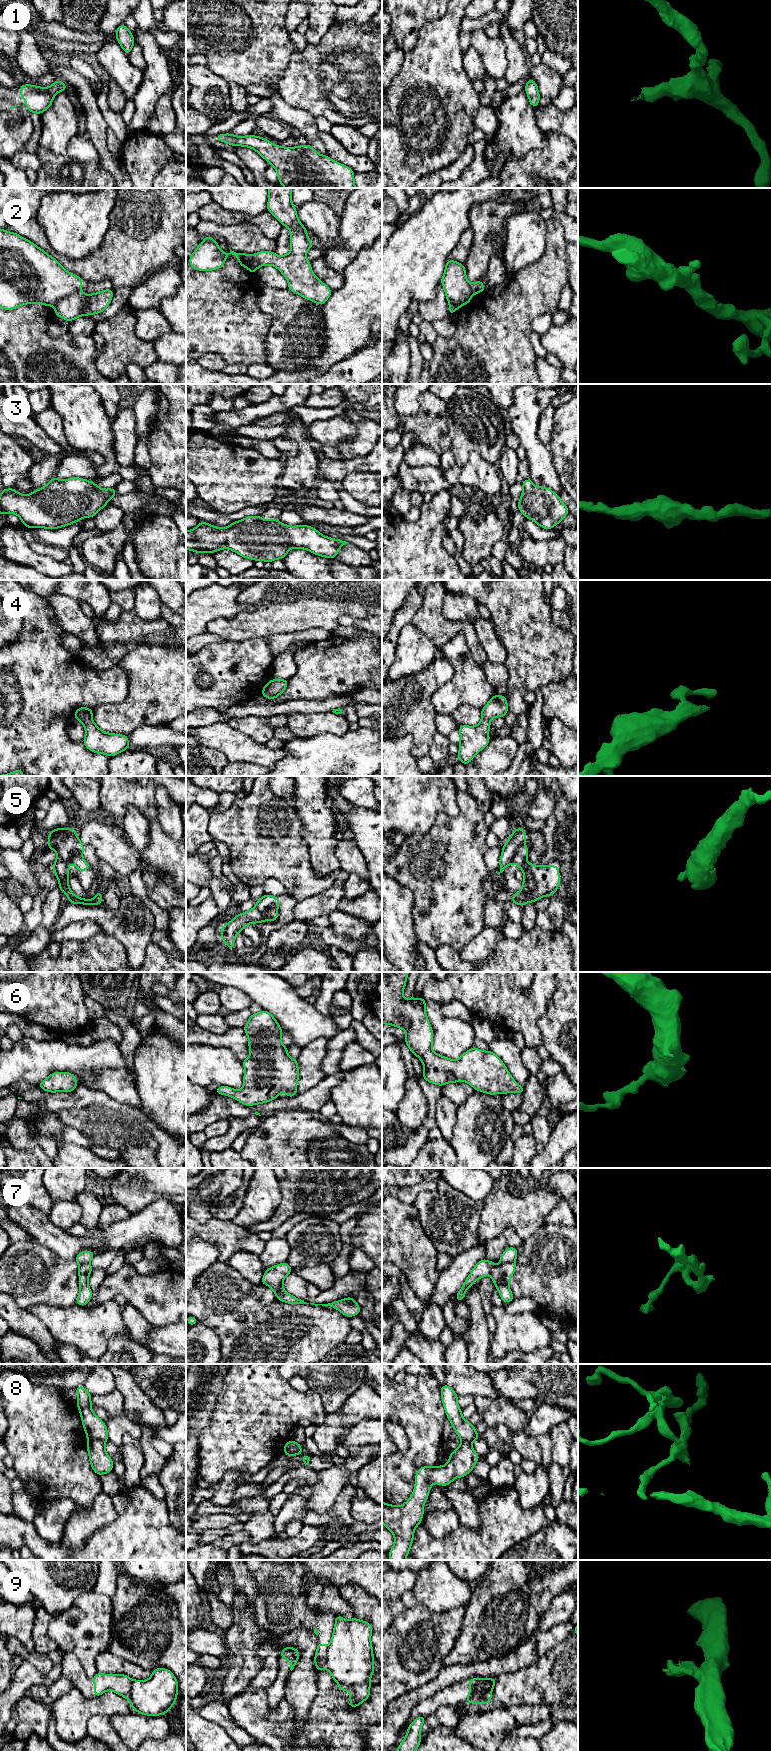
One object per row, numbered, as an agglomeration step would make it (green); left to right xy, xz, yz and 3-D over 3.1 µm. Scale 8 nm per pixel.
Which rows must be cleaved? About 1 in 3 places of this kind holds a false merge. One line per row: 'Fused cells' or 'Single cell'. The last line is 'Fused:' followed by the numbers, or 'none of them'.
1: Single cell
2: Fused cells
3: Single cell
4: Single cell
5: Single cell
6: Single cell
7: Single cell
8: Fused cells
9: Fused cells
Fused: 2, 8, 9

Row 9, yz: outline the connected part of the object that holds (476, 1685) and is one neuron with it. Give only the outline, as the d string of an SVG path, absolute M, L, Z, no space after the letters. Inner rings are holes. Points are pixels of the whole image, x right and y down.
M472 1678L466 1680L469 1683L469 1695L466 1697L464 1702L471 1703L479 1699L479 1695L484 1691L485 1684L495 1681L496 1678Z

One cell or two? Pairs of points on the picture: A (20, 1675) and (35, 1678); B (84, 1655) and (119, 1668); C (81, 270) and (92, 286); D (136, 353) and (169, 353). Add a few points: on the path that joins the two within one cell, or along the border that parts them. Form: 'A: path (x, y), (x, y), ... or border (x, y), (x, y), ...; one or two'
A: path (24, 1676), (31, 1677); one
B: border (107, 1650), (96, 1657), (91, 1677), (72, 1654); two
C: border (84, 279), (108, 280), (111, 285); two
D: border (152, 342), (158, 360); two

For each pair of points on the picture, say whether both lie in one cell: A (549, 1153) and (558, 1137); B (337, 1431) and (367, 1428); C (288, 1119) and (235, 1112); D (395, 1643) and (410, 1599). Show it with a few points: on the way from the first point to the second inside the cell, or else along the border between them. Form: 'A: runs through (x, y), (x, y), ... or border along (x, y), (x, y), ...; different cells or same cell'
A: runs through (553, 1149), (558, 1144), (558, 1141); same cell
B: border along (370, 1419), (362, 1419), (353, 1425), (340, 1443); different cells
C: border along (284, 1110), (261, 1116); different cells
D: border along (417, 1602), (412, 1607), (405, 1608); different cells

